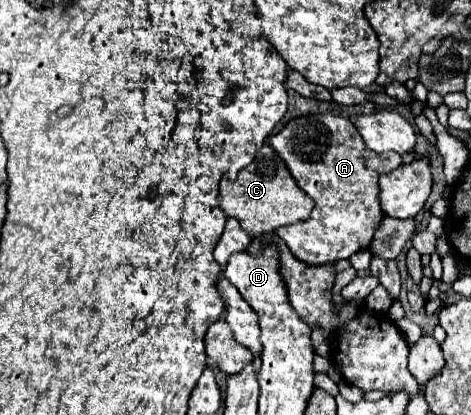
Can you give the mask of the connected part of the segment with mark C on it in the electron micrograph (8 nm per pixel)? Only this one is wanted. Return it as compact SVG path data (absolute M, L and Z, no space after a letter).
M264 142L264 146L256 152L252 164L242 168L234 182L230 182L228 176L222 178L220 208L224 210L226 216L236 218L248 234L258 236L258 234L270 234L284 224L302 222L304 218L310 216L314 202L304 194L304 190L298 188L284 160L274 152L274 148L268 142Z

